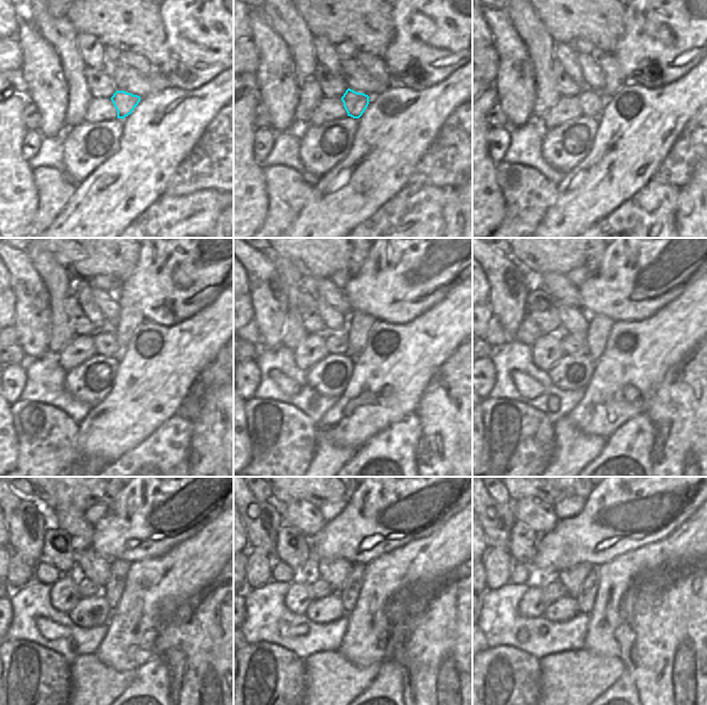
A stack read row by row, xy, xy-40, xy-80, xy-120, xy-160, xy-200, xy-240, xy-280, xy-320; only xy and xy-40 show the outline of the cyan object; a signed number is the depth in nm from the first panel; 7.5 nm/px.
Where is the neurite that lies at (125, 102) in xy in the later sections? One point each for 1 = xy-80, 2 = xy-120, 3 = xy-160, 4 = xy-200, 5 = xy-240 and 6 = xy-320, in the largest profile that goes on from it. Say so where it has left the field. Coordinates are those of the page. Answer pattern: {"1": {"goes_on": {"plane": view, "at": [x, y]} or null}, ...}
{"1": {"goes_on": {"plane": "xy-80", "at": [591, 102]}}, "2": {"goes_on": {"plane": "xy-120", "at": [106, 343]}}, "3": {"goes_on": {"plane": "xy-160", "at": [336, 341]}}, "4": {"goes_on": {"plane": "xy-200", "at": [576, 343]}}, "5": {"goes_on": {"plane": "xy-240", "at": [86, 588]}}, "6": {"goes_on": {"plane": "xy-320", "at": [552, 591]}}}

